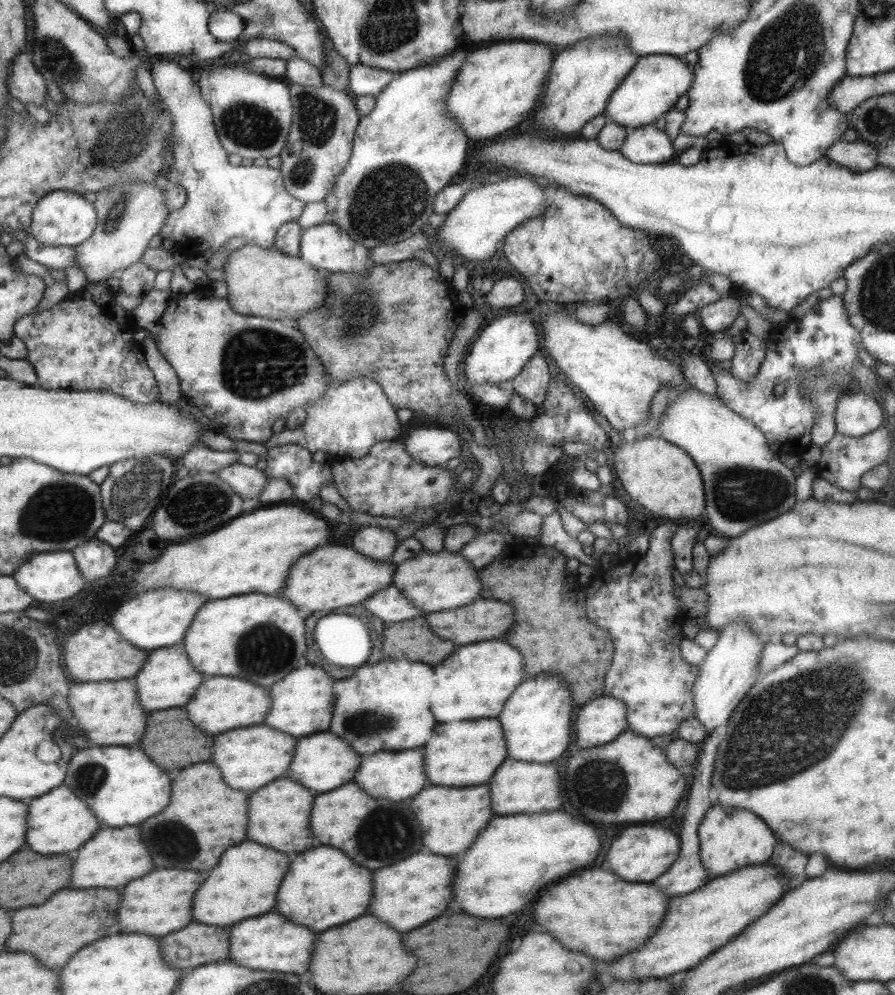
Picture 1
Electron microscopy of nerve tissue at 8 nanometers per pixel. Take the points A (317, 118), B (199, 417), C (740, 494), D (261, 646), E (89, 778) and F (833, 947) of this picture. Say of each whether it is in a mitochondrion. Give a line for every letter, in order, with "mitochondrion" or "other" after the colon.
A: mitochondrion
B: other
C: mitochondrion
D: mitochondrion
E: mitochondrion
F: other

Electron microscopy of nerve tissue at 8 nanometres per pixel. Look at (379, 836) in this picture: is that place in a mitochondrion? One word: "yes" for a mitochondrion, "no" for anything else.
yes

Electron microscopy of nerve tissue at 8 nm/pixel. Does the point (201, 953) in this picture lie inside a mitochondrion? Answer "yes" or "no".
no

